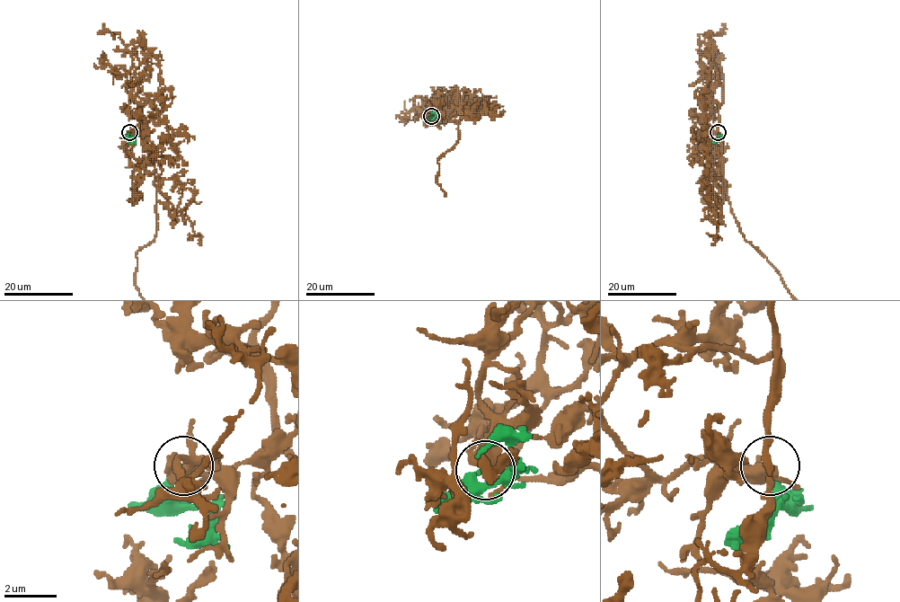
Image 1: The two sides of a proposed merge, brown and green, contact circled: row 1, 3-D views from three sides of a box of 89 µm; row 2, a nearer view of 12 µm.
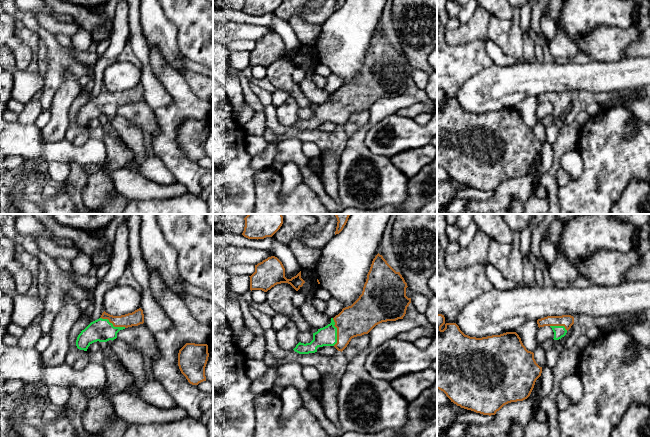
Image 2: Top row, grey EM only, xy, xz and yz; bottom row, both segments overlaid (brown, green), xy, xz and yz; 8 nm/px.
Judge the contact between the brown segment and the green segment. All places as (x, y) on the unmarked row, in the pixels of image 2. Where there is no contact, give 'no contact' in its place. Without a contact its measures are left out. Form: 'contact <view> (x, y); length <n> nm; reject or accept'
contact xz (337, 108); length 220 nm; accept

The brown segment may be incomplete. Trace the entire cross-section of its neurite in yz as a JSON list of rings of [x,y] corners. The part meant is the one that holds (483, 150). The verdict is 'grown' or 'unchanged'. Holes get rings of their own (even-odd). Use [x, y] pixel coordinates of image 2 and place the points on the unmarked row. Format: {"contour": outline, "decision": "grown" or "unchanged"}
{"contour": [[[437,90],[437,165],[443,167],[451,178],[457,182],[483,191],[495,191],[504,181],[527,175],[534,164],[536,156],[541,152],[541,149],[542,143],[536,139],[534,129],[526,125],[516,108],[506,108],[500,111],[482,114],[470,113],[465,111],[456,99],[446,99],[444,91]]], "decision": "unchanged"}

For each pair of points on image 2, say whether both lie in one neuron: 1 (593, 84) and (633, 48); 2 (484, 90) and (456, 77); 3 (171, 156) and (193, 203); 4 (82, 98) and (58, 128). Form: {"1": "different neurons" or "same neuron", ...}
{"1": "different neurons", "2": "different neurons", "3": "different neurons", "4": "different neurons"}

